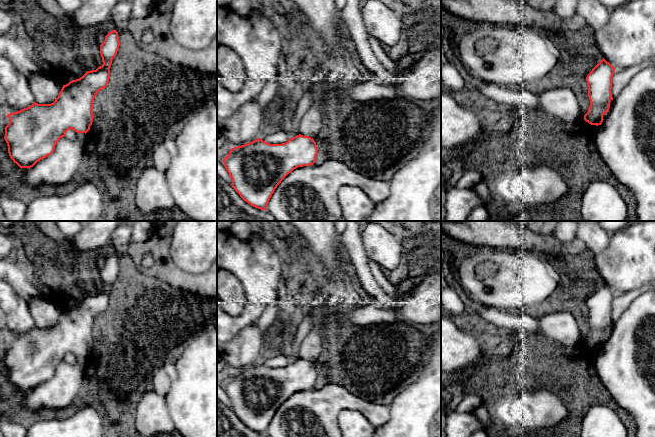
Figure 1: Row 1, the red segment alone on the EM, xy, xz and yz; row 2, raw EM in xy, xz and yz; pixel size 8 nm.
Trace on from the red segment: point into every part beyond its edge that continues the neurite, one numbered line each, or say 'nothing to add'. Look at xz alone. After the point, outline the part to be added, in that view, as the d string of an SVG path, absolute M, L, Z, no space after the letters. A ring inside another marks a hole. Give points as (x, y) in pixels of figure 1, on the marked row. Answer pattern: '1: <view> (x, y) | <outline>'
nothing to add

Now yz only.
nothing to add

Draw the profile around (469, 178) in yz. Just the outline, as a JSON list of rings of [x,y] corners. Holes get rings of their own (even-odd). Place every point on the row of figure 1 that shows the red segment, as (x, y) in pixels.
[[[466,168],[461,178],[457,182],[456,188],[470,189],[473,188],[474,185],[477,184],[480,180],[481,180],[481,175],[479,173]]]

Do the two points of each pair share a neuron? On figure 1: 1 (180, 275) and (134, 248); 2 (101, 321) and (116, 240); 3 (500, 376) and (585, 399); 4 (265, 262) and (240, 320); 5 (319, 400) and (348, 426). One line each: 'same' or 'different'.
1: same
2: different
3: same
4: same
5: different

